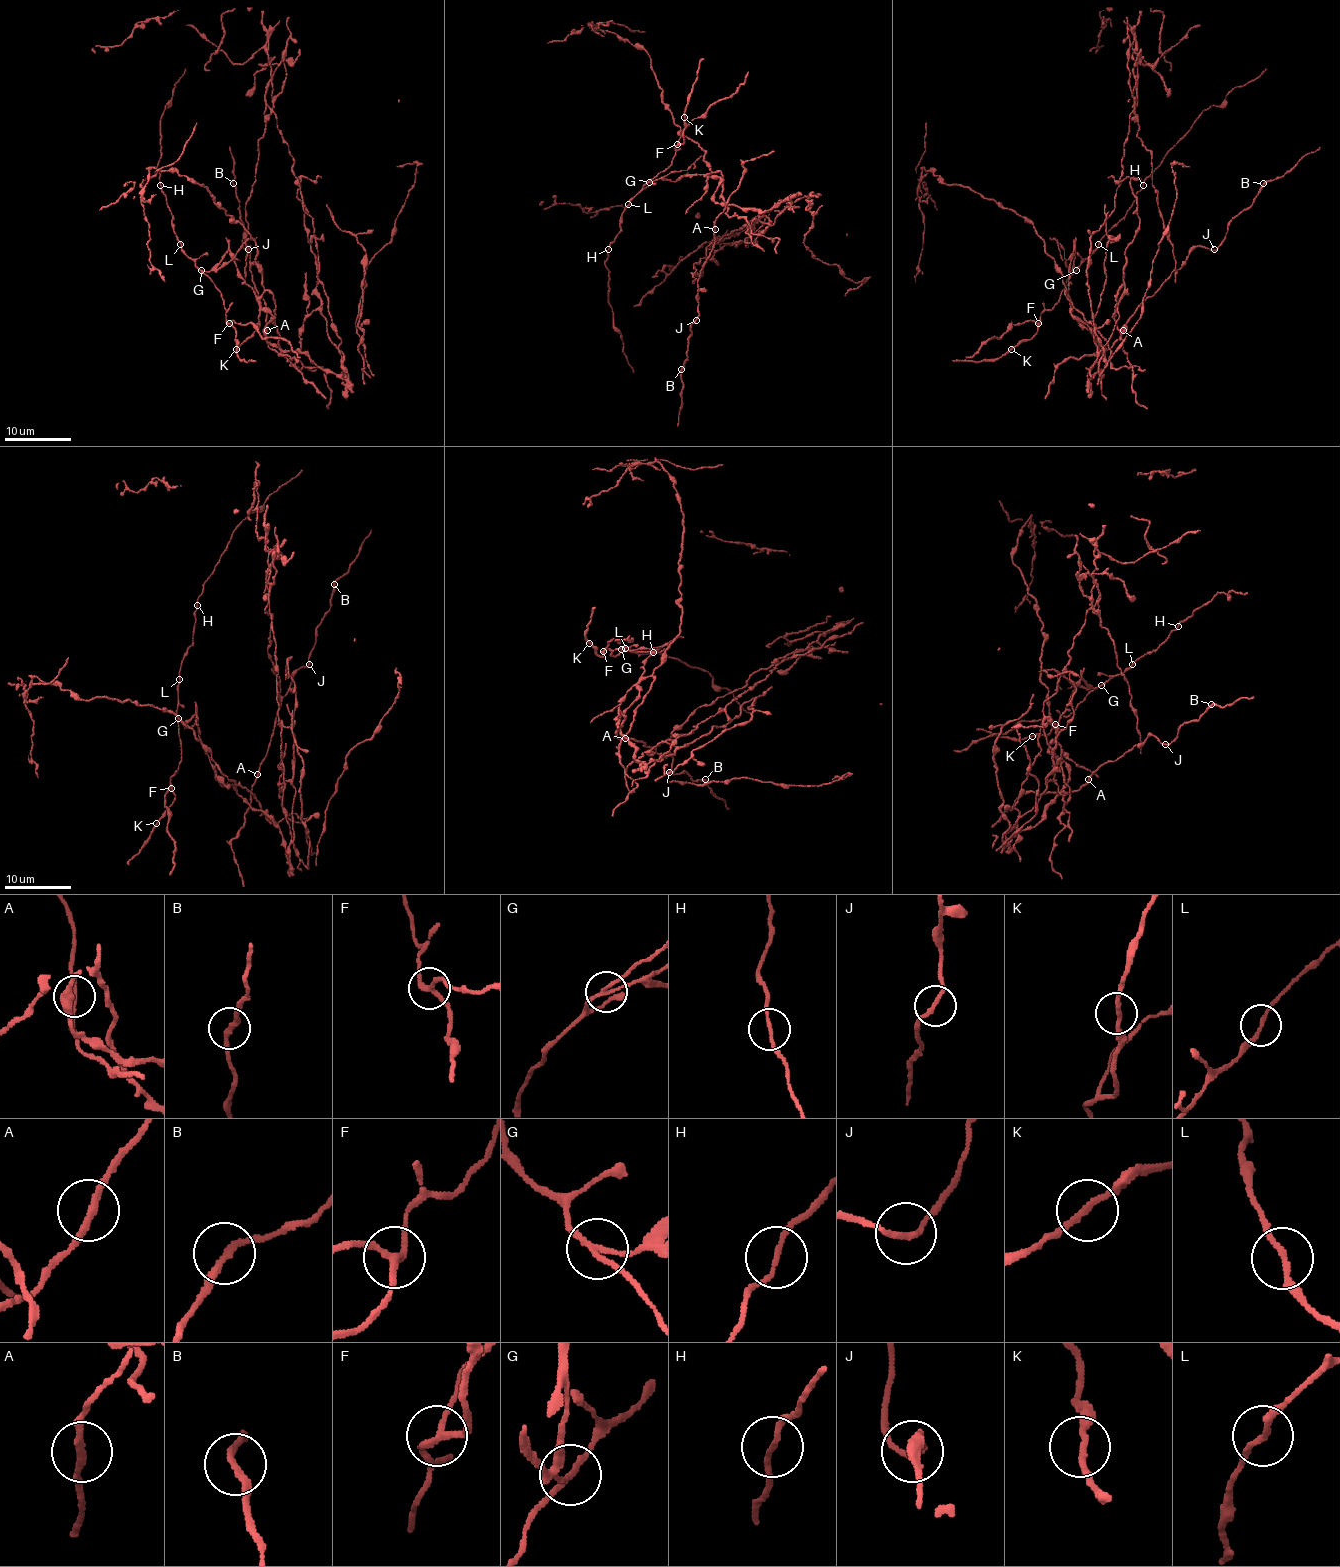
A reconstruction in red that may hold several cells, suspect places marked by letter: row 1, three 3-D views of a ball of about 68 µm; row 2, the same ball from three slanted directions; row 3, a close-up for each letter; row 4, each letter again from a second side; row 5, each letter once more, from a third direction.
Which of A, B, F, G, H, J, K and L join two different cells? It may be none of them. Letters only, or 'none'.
F, G

